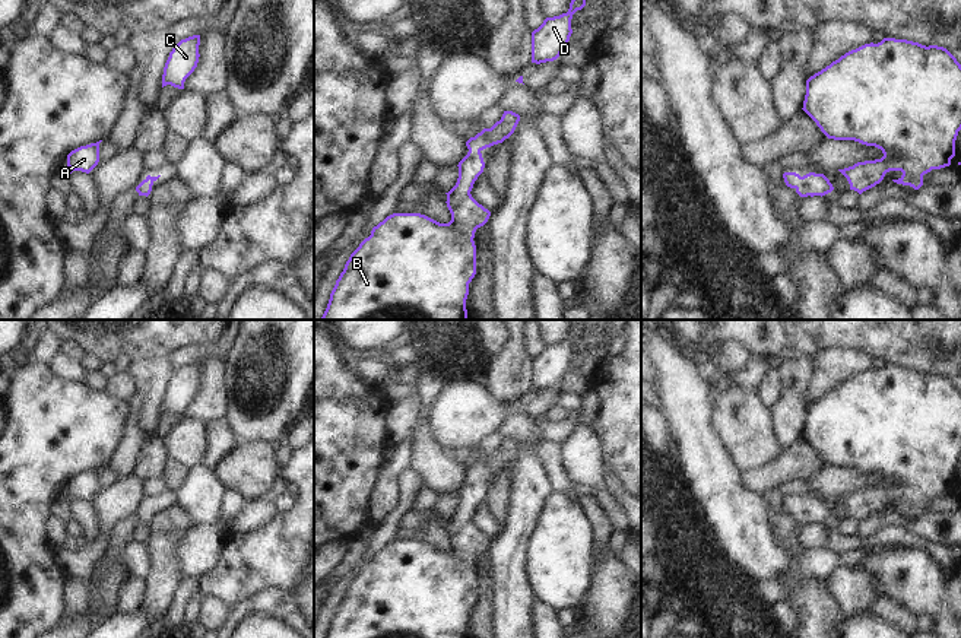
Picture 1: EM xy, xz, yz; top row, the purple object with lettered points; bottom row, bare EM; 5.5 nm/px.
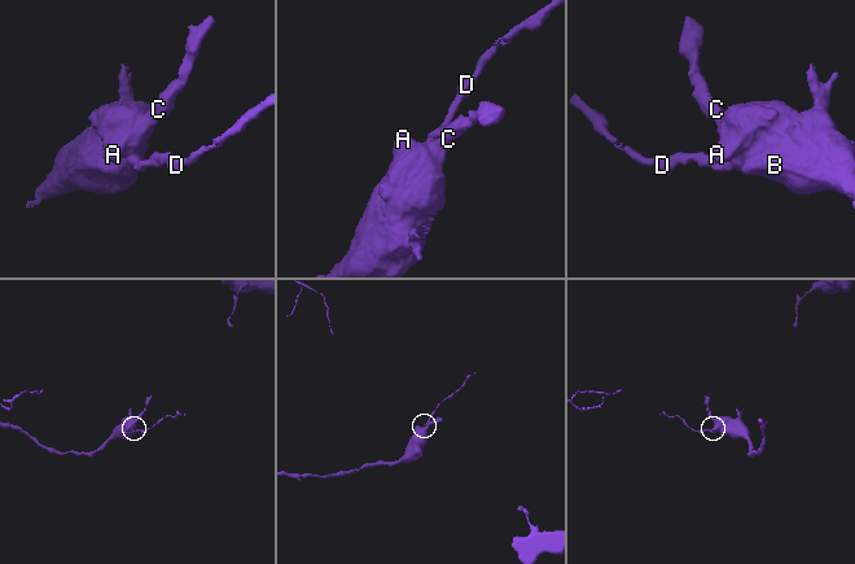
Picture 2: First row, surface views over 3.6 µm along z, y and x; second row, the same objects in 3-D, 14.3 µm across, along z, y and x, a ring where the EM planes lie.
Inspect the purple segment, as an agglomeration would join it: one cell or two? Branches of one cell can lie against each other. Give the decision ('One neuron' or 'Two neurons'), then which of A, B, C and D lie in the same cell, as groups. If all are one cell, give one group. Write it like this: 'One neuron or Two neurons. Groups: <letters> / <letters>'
One neuron. Groups: A B C D.

